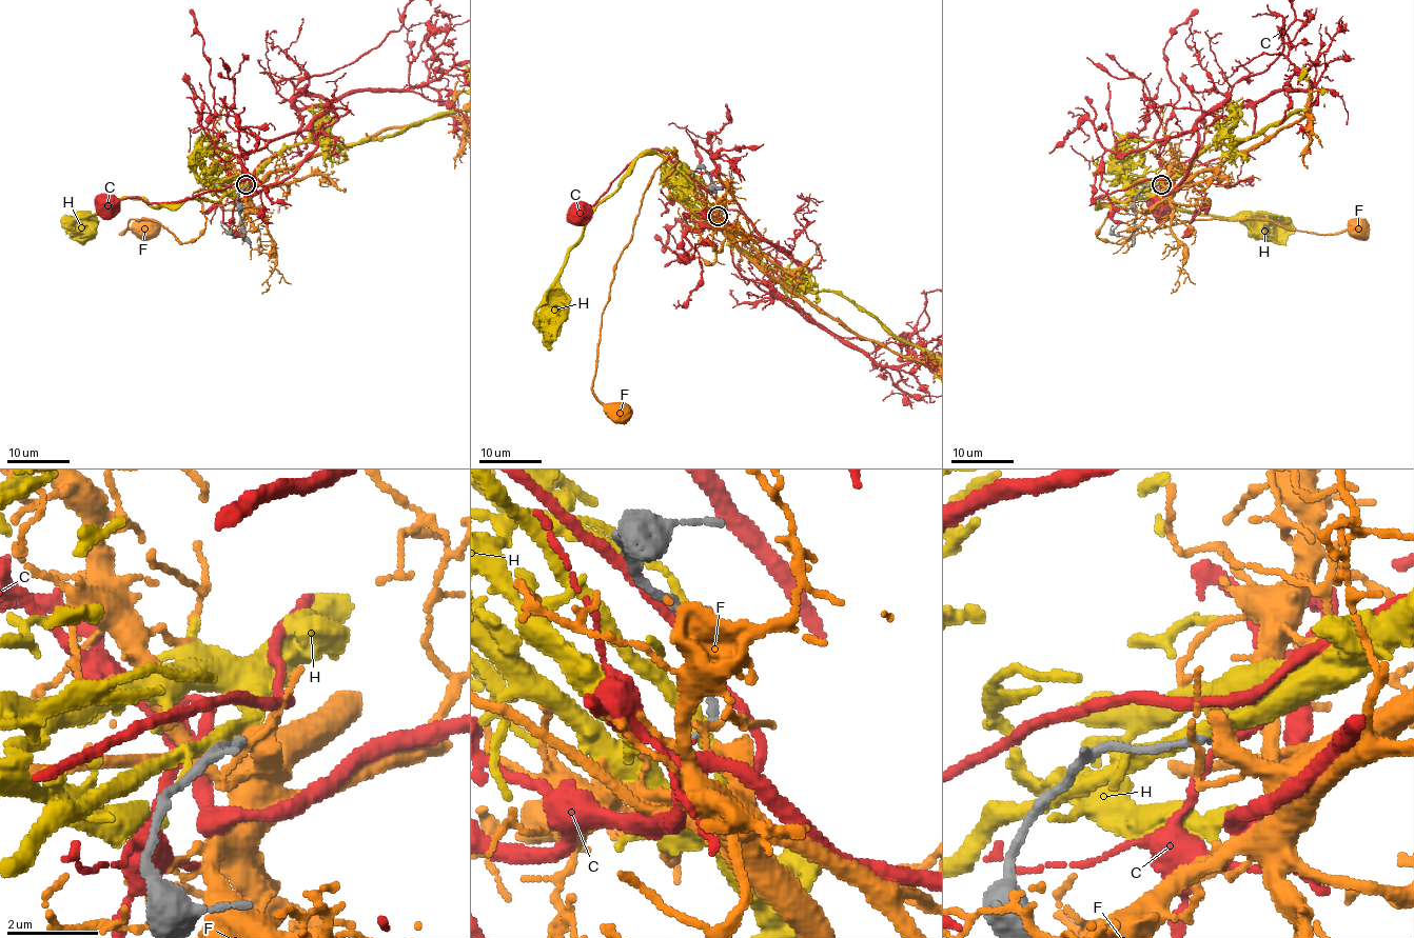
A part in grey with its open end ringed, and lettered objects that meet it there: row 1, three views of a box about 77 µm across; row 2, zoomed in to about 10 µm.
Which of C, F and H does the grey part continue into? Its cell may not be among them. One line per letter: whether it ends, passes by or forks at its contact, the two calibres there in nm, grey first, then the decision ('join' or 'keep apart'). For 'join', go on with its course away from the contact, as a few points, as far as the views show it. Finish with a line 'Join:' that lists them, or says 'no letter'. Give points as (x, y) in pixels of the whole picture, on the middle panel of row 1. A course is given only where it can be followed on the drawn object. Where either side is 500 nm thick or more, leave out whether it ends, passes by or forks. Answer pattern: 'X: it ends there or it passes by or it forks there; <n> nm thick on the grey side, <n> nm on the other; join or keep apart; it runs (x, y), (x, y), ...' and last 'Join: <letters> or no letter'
C: it passes by; 170 nm thick on the grey side, 190 nm on the other; join
F: it passes by; 200 nm thick on the grey side, 110 nm on the other; keep apart
H: it passes by; 180 nm thick on the grey side, 320 nm on the other; keep apart
Join: C

